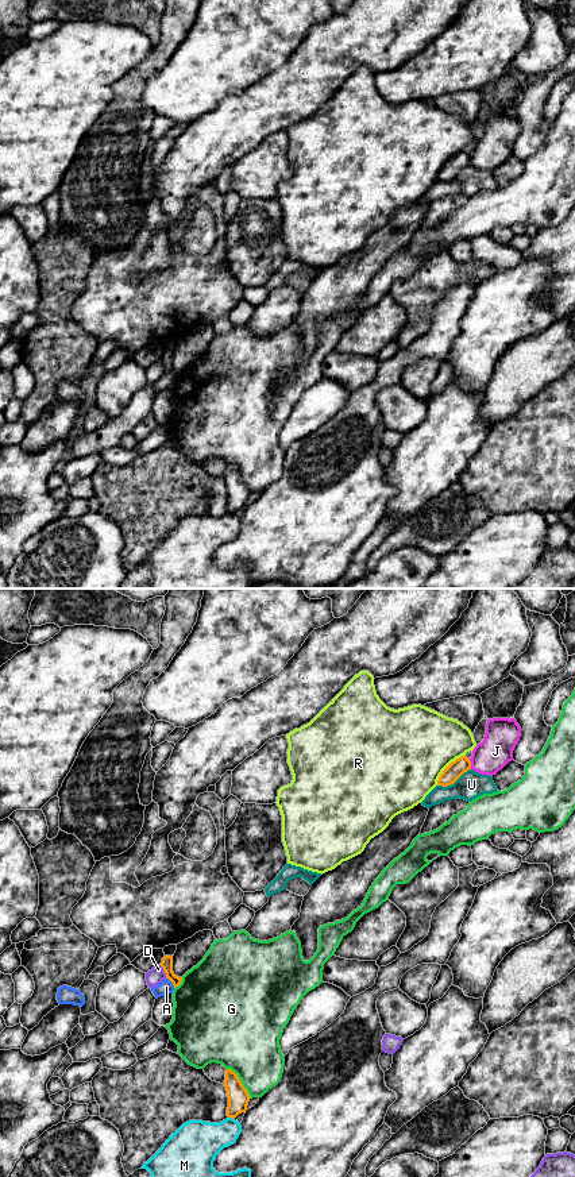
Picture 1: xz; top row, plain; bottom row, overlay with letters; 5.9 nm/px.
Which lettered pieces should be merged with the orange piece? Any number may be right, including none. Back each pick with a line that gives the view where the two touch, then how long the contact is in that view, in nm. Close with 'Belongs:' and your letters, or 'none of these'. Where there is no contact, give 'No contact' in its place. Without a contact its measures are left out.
Belongs: none of these

